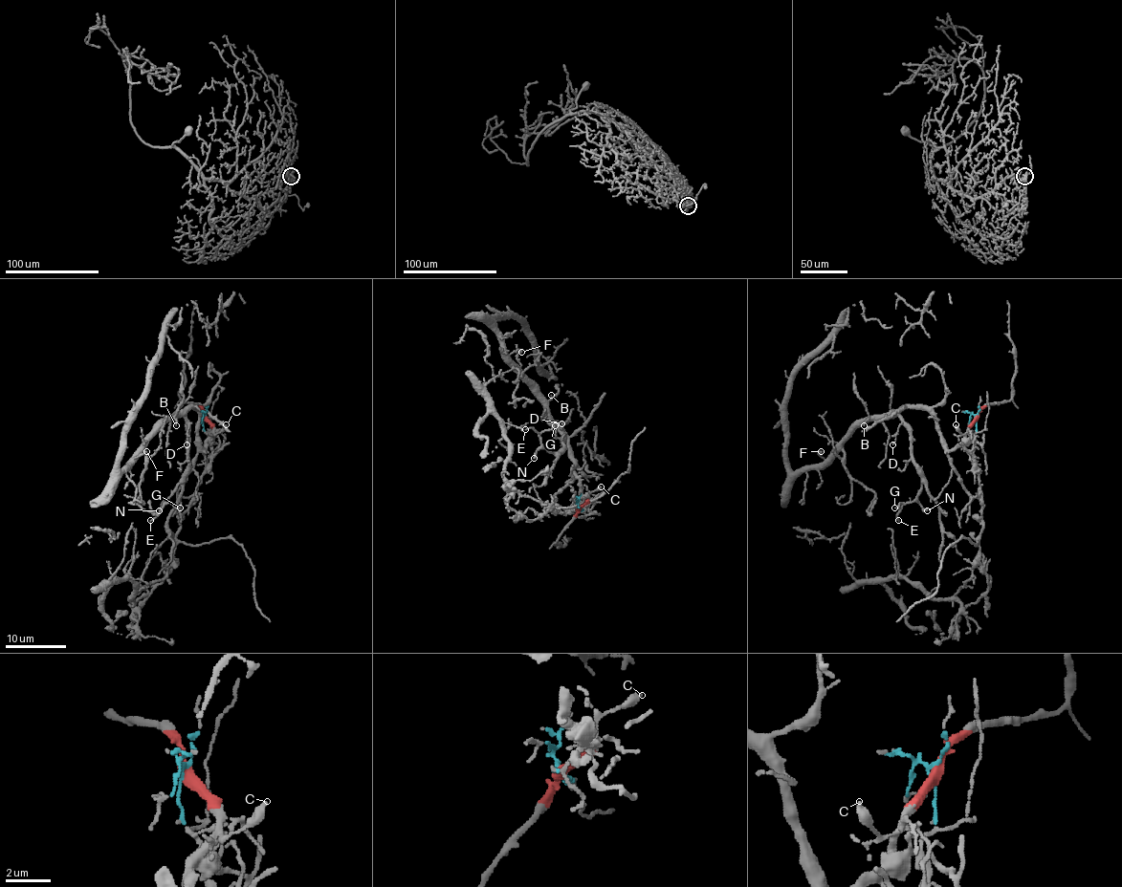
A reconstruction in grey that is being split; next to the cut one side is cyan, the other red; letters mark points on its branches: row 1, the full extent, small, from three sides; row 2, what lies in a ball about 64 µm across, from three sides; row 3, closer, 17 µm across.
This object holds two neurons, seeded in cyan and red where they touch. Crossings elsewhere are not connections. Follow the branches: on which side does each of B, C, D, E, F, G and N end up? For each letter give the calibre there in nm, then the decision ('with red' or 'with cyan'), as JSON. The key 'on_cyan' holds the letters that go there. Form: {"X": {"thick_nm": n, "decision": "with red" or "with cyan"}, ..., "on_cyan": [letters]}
{"B": {"thick_nm": 110, "decision": "with red"}, "C": {"thick_nm": 340, "decision": "with red"}, "D": {"thick_nm": 150, "decision": "with red"}, "E": {"thick_nm": 120, "decision": "with red"}, "F": {"thick_nm": 220, "decision": "with red"}, "G": {"thick_nm": 130, "decision": "with red"}, "N": {"thick_nm": 300, "decision": "with red"}, "on_cyan": []}

